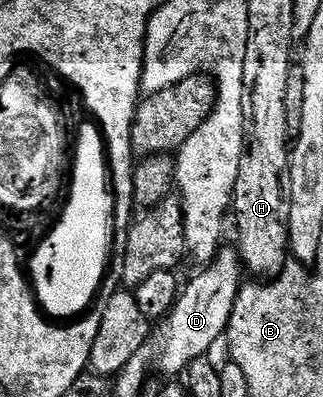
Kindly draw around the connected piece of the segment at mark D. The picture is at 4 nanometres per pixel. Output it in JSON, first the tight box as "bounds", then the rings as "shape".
{"bounds":[155,246,242,377],"shape":[[[221,246],[216,258],[207,264],[183,288],[182,294],[166,318],[159,324],[160,332],[155,332],[156,363],[164,377],[176,377],[179,373],[187,372],[191,363],[196,359],[207,356],[210,345],[218,337],[226,334],[228,322],[234,311],[234,301],[242,286],[242,260],[235,246]]]}

